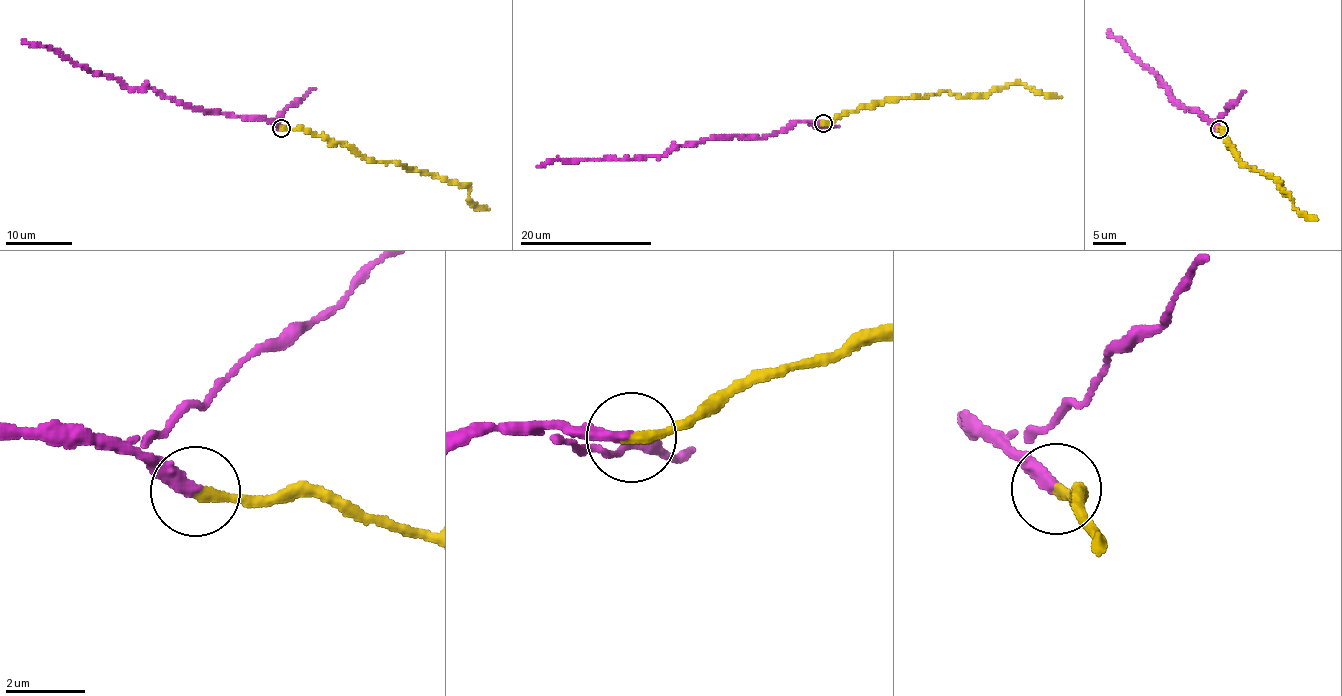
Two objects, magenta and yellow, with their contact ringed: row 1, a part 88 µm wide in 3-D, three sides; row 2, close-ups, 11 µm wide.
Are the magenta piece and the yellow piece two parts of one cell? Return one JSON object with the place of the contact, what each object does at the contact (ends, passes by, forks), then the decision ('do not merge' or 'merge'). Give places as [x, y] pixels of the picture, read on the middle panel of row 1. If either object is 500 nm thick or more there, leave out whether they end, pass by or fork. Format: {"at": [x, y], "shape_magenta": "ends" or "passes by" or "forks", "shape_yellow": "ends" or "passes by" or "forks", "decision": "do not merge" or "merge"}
{"at": [823, 123], "shape_magenta": "ends", "shape_yellow": "ends", "decision": "merge"}

